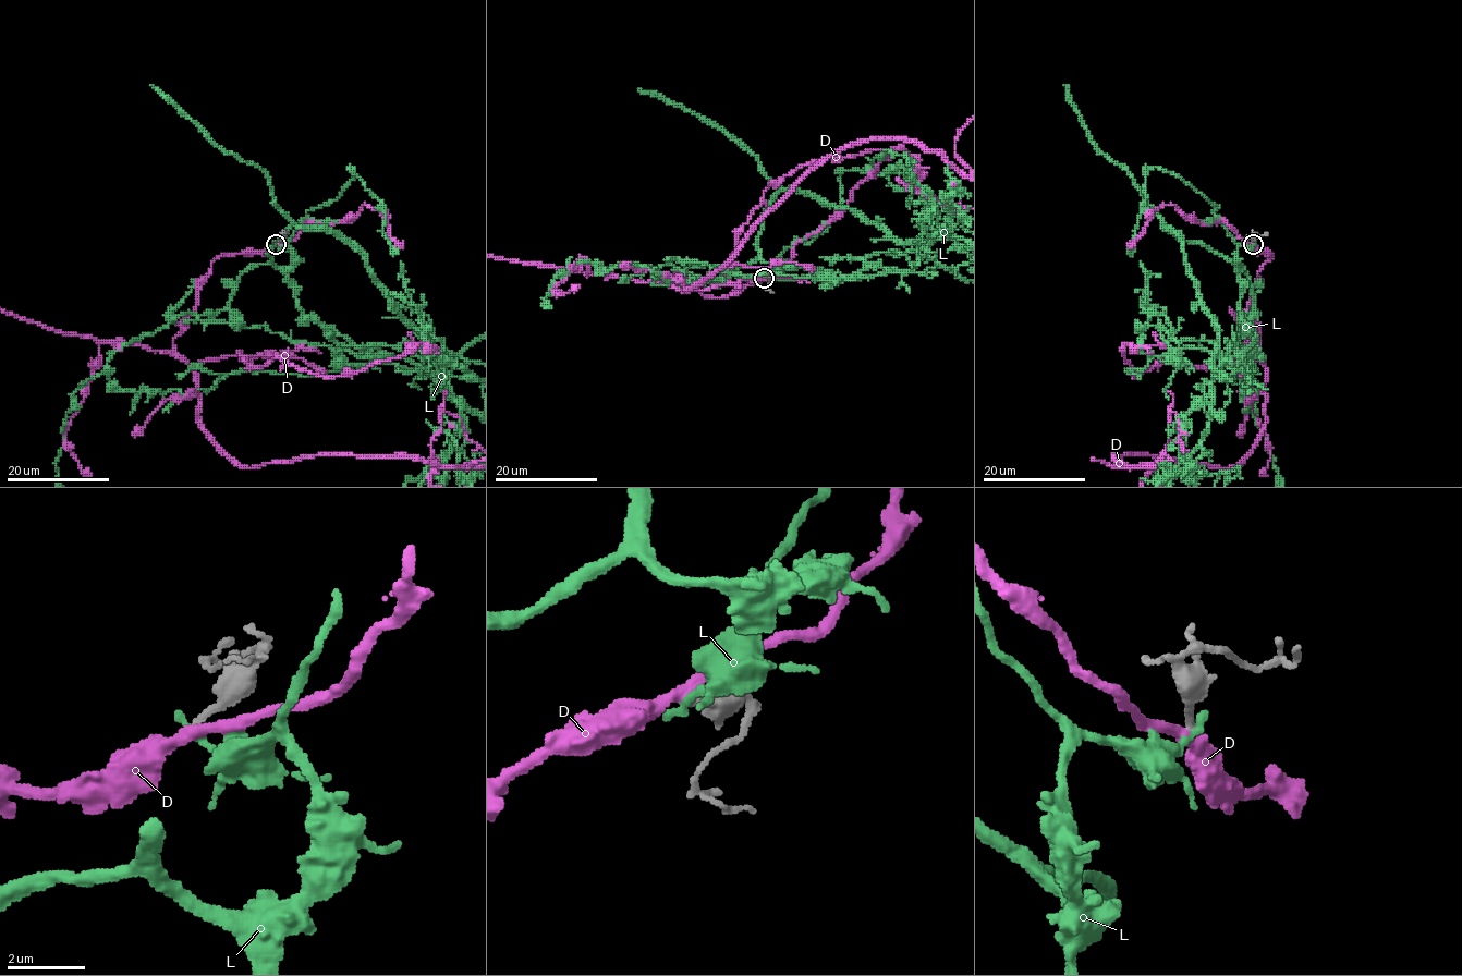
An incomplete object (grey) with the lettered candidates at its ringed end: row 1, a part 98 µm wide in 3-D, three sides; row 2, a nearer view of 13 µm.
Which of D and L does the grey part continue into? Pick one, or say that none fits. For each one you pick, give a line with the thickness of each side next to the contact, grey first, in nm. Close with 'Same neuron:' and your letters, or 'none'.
Same neuron: none

